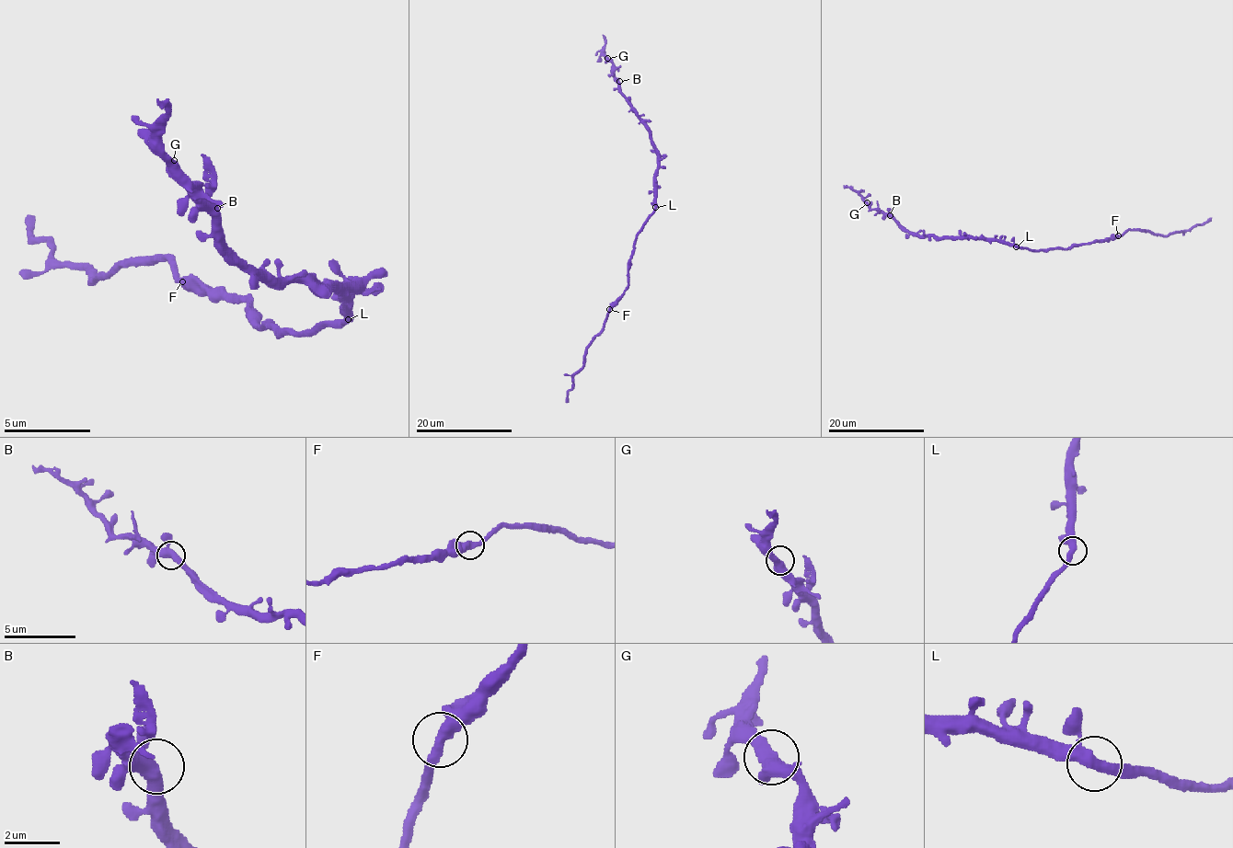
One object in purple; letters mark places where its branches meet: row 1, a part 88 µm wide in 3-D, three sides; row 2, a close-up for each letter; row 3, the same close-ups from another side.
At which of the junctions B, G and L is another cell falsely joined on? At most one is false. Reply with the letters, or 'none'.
L

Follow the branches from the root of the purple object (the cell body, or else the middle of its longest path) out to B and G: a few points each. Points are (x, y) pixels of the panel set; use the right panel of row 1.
B: (1026, 248), (977, 238), (914, 235), (890, 215)
G: (1026, 248), (977, 238), (914, 235), (889, 215), (878, 213), (867, 202)

